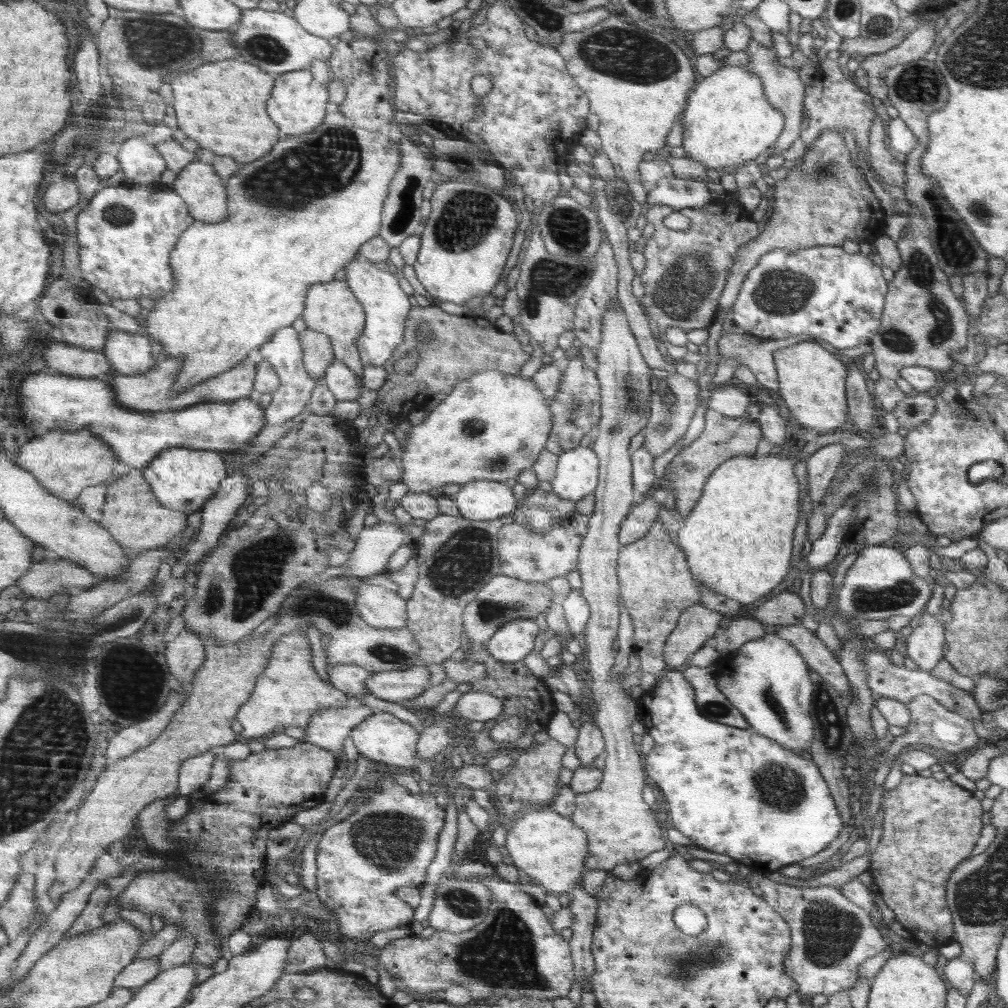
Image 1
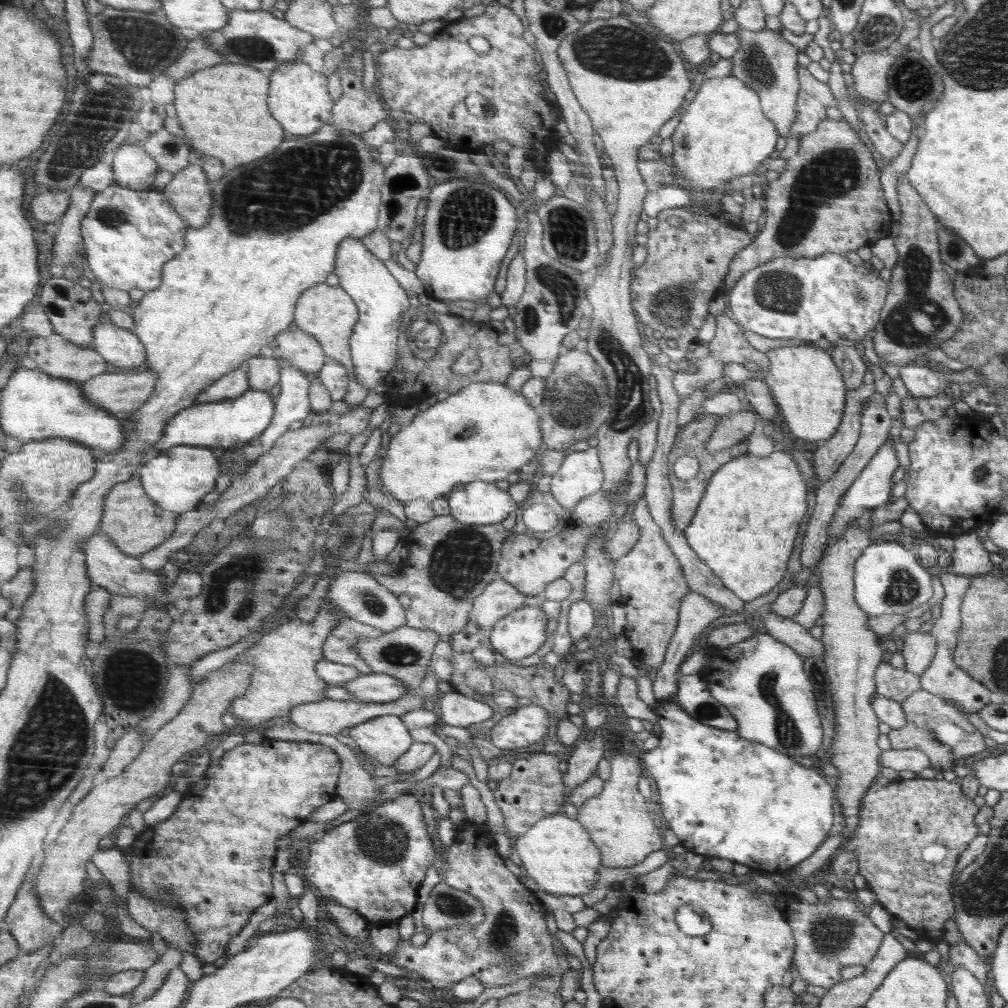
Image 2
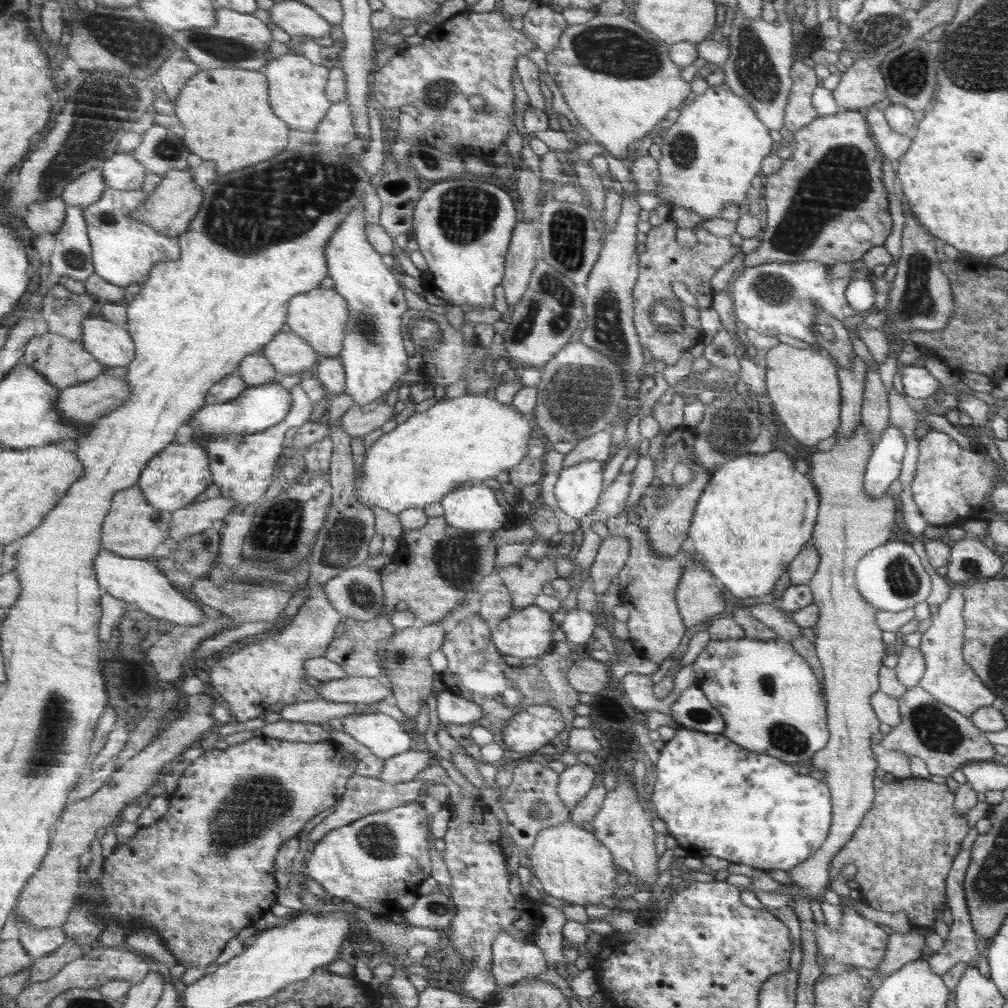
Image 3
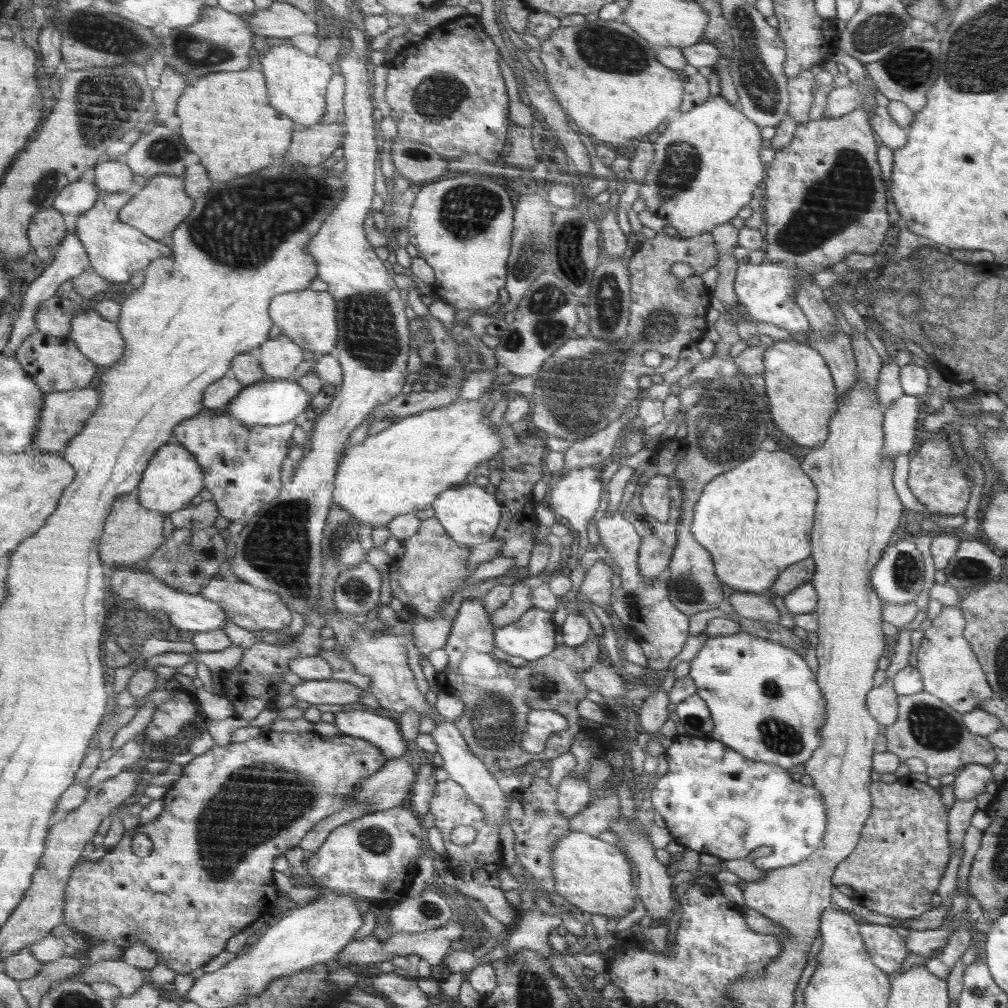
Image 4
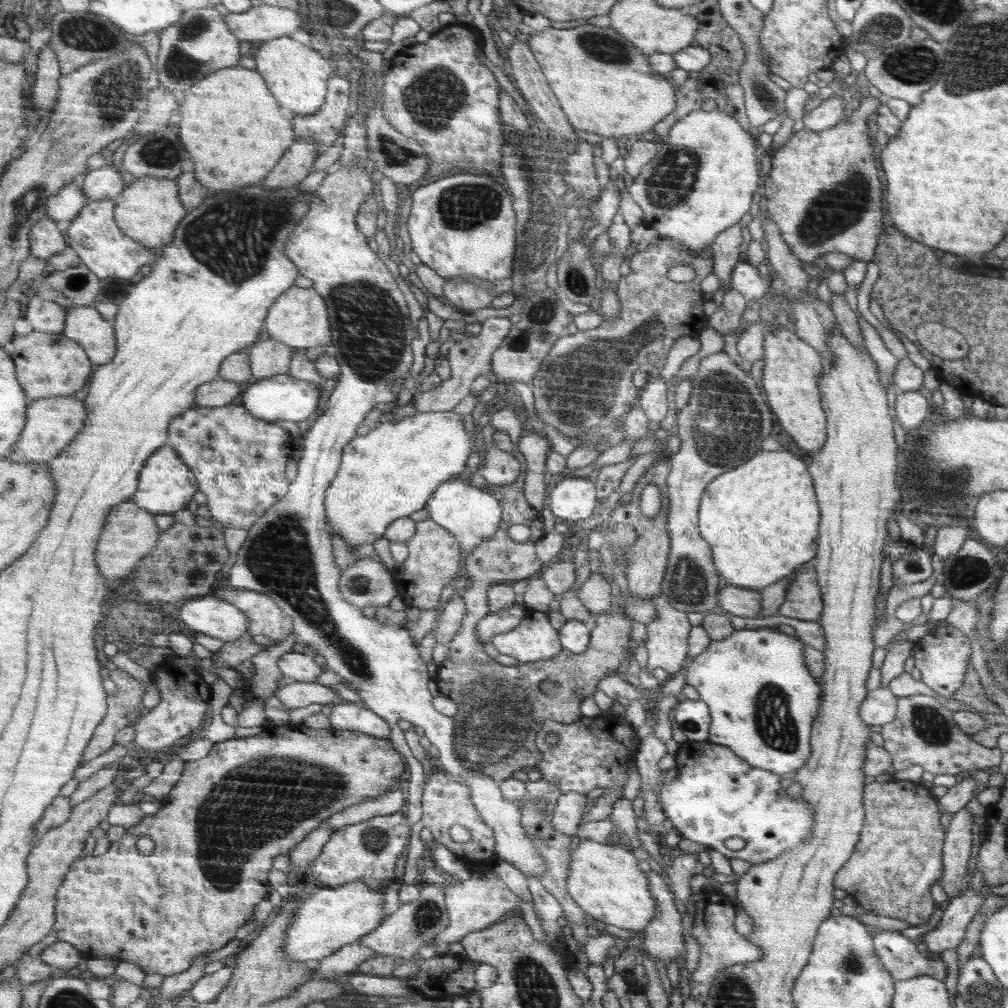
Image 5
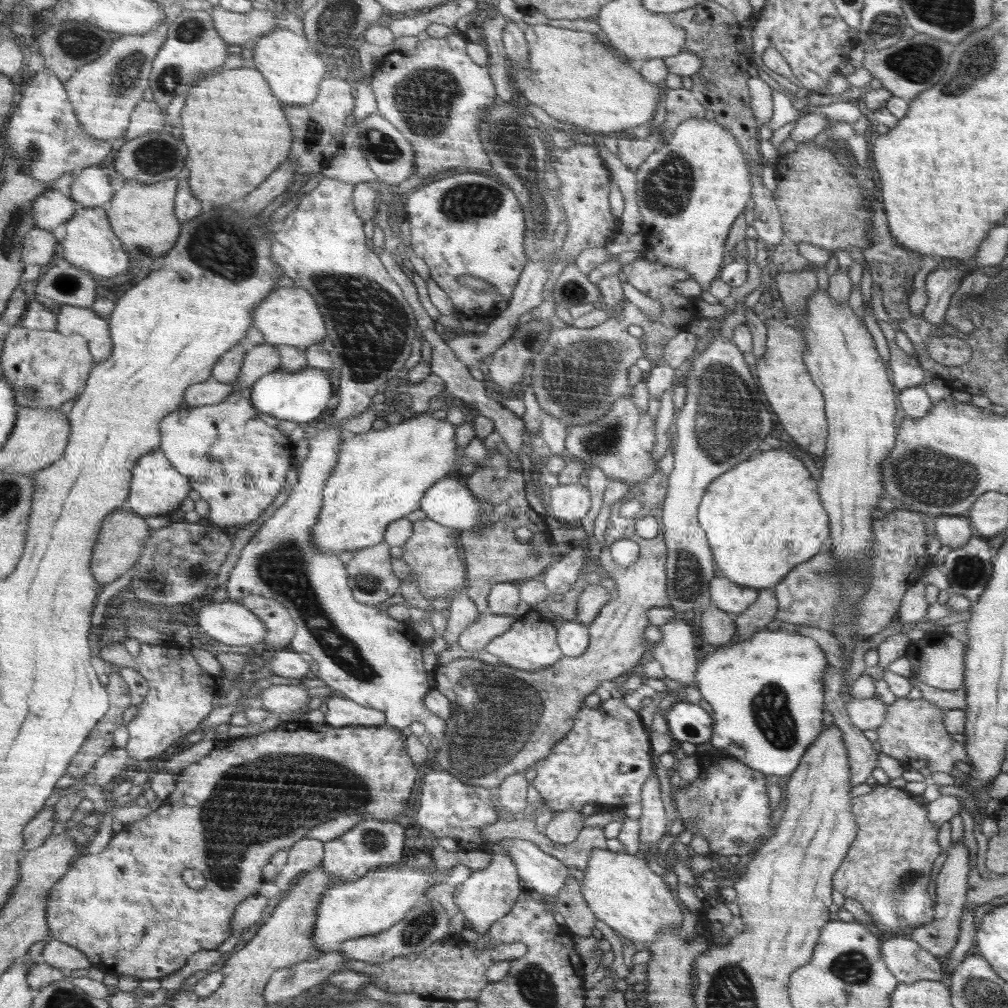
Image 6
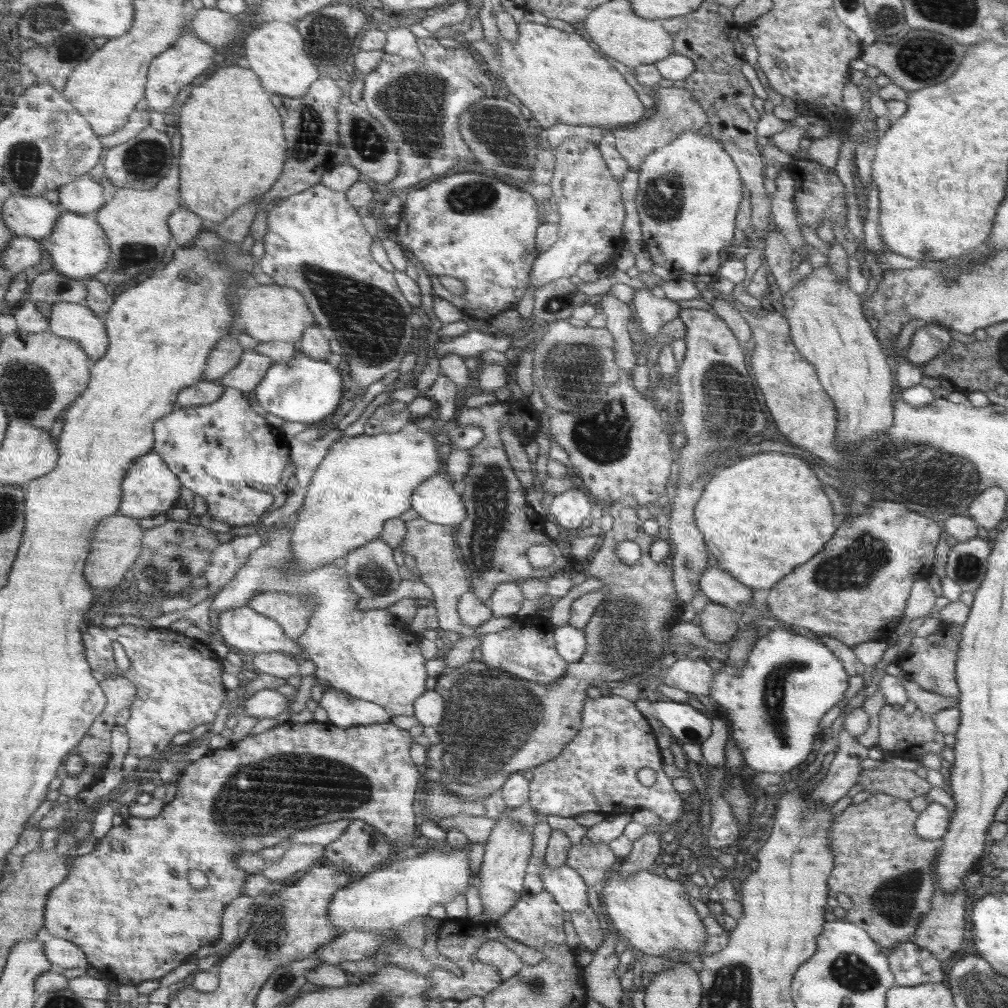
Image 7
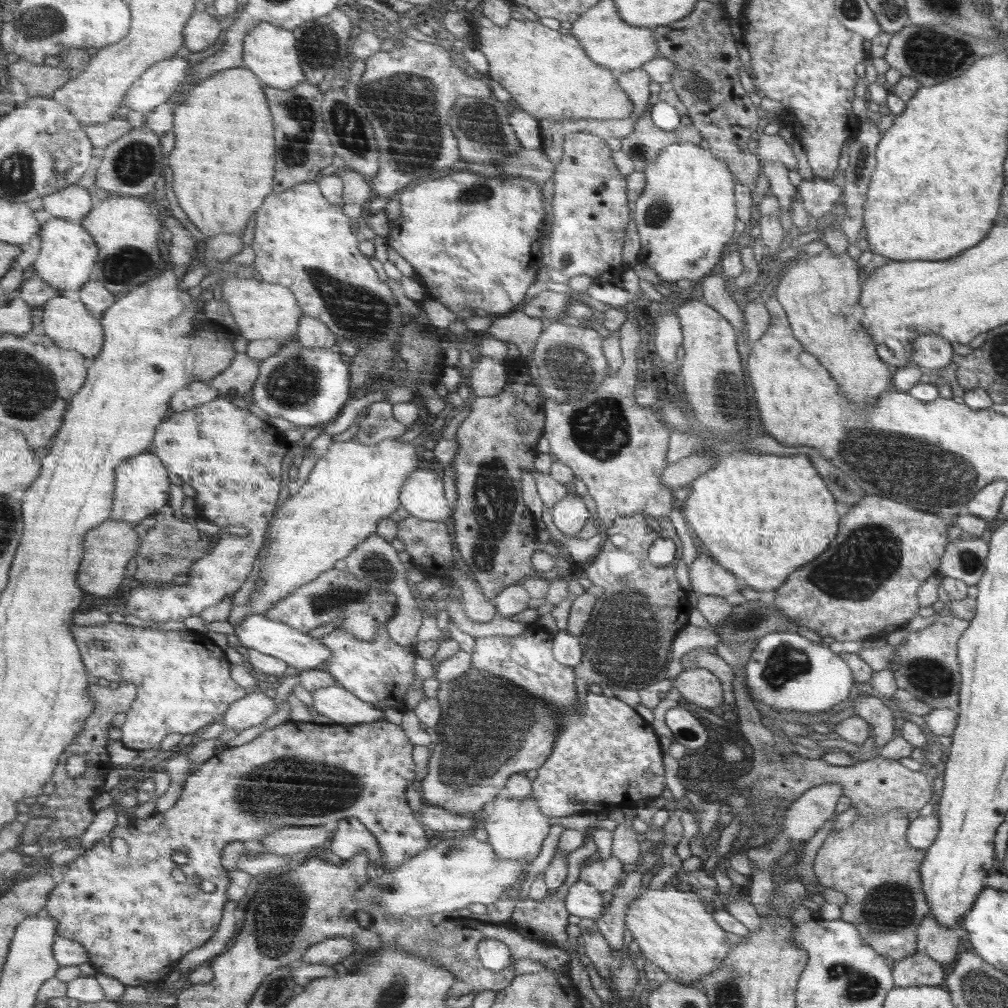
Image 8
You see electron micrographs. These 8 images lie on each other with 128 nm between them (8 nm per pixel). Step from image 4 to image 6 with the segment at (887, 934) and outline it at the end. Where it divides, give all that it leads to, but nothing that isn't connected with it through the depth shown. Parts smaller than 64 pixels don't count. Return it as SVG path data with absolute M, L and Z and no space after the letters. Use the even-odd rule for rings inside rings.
M886 935L881 943L881 956L890 972L902 983L912 984L919 980L942 981L944 976L939 958L926 949L922 950L917 941L911 938Z

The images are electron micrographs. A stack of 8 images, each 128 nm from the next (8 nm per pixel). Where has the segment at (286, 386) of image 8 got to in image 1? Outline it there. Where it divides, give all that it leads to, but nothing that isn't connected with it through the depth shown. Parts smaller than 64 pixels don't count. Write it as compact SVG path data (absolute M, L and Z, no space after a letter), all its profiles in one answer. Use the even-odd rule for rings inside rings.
M42 371L25 378L20 391L20 411L25 422L35 429L36 436L55 430L91 430L104 437L117 452L119 460L129 464L133 469L144 469L162 452L174 447L188 447L207 451L225 451L245 448L260 430L266 425L265 410L256 396L232 403L206 403L175 411L136 411L118 401L118 391L113 388L107 377L74 377L53 371Z

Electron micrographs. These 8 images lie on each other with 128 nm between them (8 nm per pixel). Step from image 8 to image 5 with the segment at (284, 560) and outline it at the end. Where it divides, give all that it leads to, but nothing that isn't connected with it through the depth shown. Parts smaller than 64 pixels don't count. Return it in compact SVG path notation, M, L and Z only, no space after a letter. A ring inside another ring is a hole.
M442 411L442 412L423 412L417 413L416 415L409 416L399 420L398 422L379 422L371 431L366 435L357 435L348 446L345 447L344 456L341 459L340 470L337 472L336 478L333 480L332 484L328 488L325 496L325 508L328 520L328 529L332 535L337 534L341 536L346 543L350 545L363 545L370 544L378 540L389 528L390 523L394 523L396 519L401 519L402 517L409 517L413 512L417 510L424 509L429 500L435 494L438 487L442 483L446 483L450 478L458 476L464 466L466 466L466 460L468 460L468 454L472 452L472 442L468 442L468 434L462 426L462 418L458 414L454 414L453 411Z

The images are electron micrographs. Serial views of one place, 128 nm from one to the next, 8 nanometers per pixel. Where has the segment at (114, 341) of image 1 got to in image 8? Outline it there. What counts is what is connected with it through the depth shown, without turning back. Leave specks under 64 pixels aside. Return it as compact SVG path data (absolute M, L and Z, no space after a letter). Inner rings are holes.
M64 295L50 300L43 308L43 325L46 335L50 336L62 348L74 349L85 353L90 360L101 354L106 346L106 332L103 322L100 321L86 307L86 304L79 300L77 295Z

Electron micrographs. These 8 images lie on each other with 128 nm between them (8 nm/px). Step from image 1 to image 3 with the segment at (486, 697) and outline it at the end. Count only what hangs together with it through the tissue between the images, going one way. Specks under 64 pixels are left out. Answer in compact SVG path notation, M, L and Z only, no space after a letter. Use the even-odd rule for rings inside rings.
M448 690L437 695L437 712L438 718L446 725L474 723L485 716L476 703Z

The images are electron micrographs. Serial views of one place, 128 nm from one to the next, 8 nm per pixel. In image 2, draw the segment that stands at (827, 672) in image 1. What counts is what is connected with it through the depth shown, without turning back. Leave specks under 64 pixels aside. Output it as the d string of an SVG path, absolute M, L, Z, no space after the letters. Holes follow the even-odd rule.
M763 613L761 618L766 633L770 636L790 645L790 648L797 650L804 658L814 657L823 660L822 641L812 637L807 628L794 622L791 618L778 616L774 613Z

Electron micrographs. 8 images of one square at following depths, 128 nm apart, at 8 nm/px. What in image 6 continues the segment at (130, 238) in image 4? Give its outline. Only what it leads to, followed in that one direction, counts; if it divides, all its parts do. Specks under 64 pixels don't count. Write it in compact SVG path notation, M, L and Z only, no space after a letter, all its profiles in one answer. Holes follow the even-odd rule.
M108 207L81 208L72 220L66 224L67 233L59 240L60 254L73 267L88 270L94 275L110 278L131 272L135 266L134 258L130 257L124 241L117 235L109 217Z

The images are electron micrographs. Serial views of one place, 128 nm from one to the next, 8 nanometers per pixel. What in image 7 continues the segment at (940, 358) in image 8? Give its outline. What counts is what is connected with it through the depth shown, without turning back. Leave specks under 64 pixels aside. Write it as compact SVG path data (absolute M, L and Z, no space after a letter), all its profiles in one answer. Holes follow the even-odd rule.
M928 323L916 330L910 347L904 352L904 357L912 364L922 366L936 358L939 354L948 352L951 336L948 330L938 323Z

